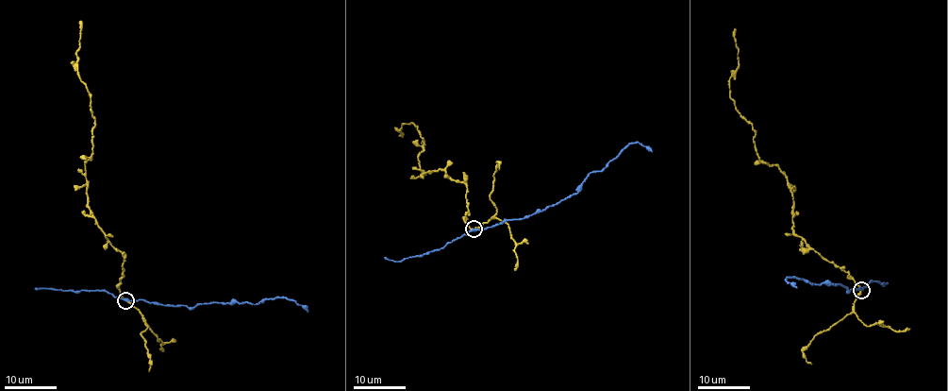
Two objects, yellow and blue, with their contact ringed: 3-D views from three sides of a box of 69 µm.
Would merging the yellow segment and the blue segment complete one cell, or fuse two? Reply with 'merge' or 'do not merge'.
do not merge

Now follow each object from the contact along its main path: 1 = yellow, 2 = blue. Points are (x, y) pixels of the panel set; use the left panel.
1: (125, 300), (119, 289), (124, 255), (89, 207), (85, 162), (92, 155), (94, 121), (77, 70), (81, 20)
2: (125, 300), (193, 308), (203, 303), (256, 304), (265, 299), (286, 297), (307, 311)

